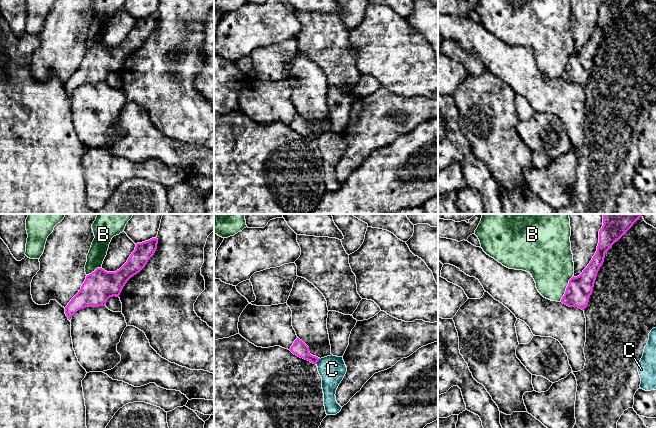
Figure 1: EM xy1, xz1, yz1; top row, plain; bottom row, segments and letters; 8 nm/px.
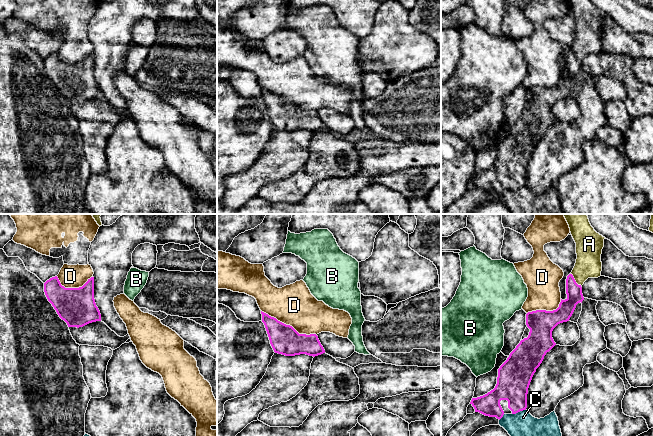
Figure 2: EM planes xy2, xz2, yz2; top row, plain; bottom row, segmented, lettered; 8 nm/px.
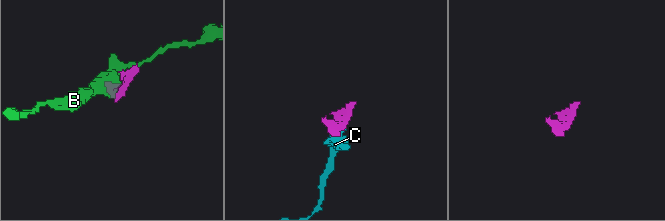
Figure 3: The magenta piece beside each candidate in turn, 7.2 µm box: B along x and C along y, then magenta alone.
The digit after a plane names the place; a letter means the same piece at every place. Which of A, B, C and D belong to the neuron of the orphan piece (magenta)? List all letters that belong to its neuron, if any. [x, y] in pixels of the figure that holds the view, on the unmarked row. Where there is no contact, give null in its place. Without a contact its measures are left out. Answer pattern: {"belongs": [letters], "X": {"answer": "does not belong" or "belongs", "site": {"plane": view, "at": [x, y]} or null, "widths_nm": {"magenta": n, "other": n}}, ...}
{"belongs": ["A"], "A": {"answer": "belongs", "site": {"plane": "yz2", "at": [574, 56]}, "widths_nm": {"magenta": 130, "other": 220}}, "B": {"answer": "does not belong", "site": {"plane": "yz1", "at": [566, 64]}, "widths_nm": {"magenta": 200, "other": 360}}, "C": {"answer": "does not belong", "site": {"plane": "yz2", "at": [518, 187]}, "widths_nm": {"magenta": 260, "other": 320}}, "D": {"answer": "does not belong", "site": {"plane": "xz2", "at": [289, 101]}, "widths_nm": {"magenta": 240, "other": 320}}}

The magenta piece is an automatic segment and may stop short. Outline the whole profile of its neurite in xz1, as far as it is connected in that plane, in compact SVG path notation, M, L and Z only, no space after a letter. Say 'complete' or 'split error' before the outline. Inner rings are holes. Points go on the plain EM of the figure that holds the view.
complete; M297 114L289 125L294 131L317 140L320 134L313 132L309 128L309 123L299 114Z

